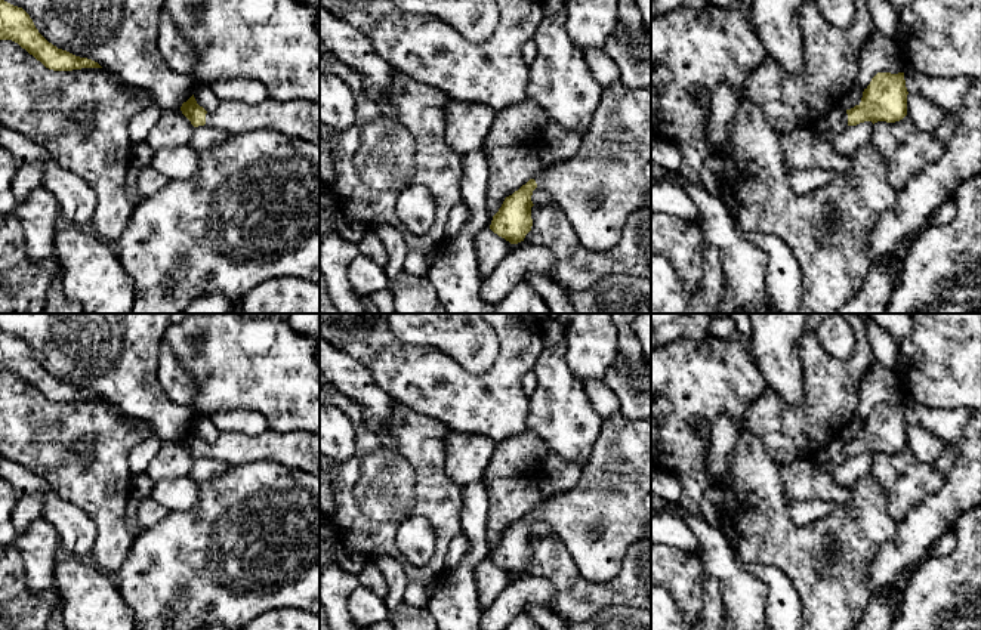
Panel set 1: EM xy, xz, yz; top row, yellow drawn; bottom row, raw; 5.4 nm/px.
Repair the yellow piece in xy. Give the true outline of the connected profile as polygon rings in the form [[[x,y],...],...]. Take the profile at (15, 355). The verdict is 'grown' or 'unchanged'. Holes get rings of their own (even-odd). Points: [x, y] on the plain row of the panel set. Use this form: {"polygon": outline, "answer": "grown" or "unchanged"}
{"polygon": [[[0,330],[0,371],[12,371],[53,402],[102,399],[98,393],[75,387],[49,374],[36,359],[30,346]]], "answer": "unchanged"}

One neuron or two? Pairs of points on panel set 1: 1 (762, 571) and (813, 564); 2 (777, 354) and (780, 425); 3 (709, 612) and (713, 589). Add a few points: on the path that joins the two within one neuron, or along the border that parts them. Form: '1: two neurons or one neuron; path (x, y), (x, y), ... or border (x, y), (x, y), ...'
1: two neurons; border (744, 559), (776, 565), (789, 578), (798, 598)
2: two neurons; border (767, 385), (789, 404), (798, 404), (804, 398)
3: one neuron; path (713, 607), (713, 595)

